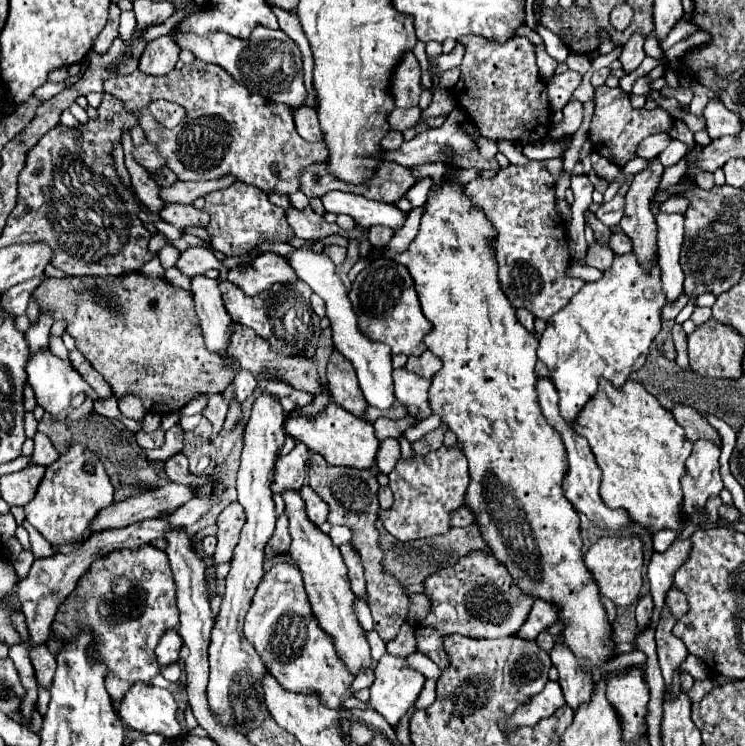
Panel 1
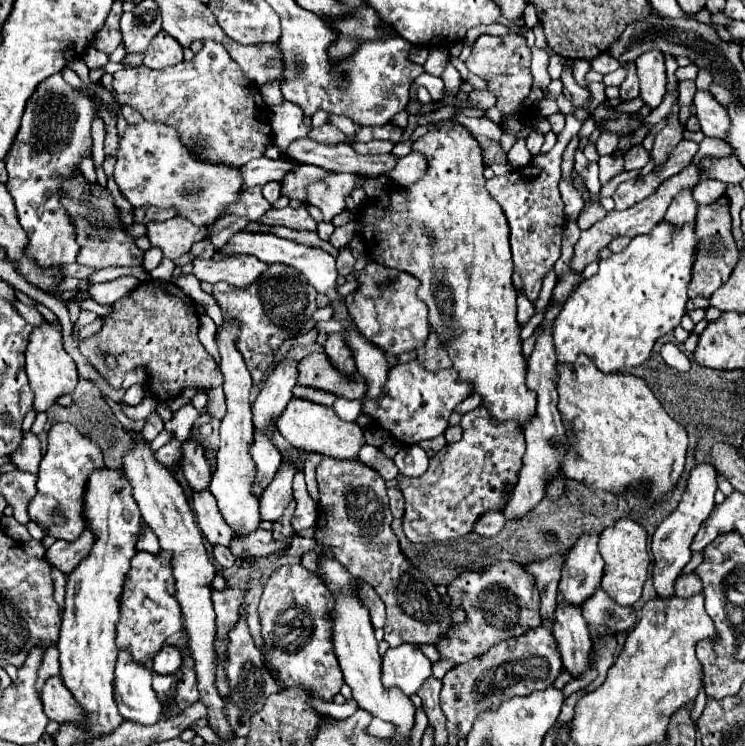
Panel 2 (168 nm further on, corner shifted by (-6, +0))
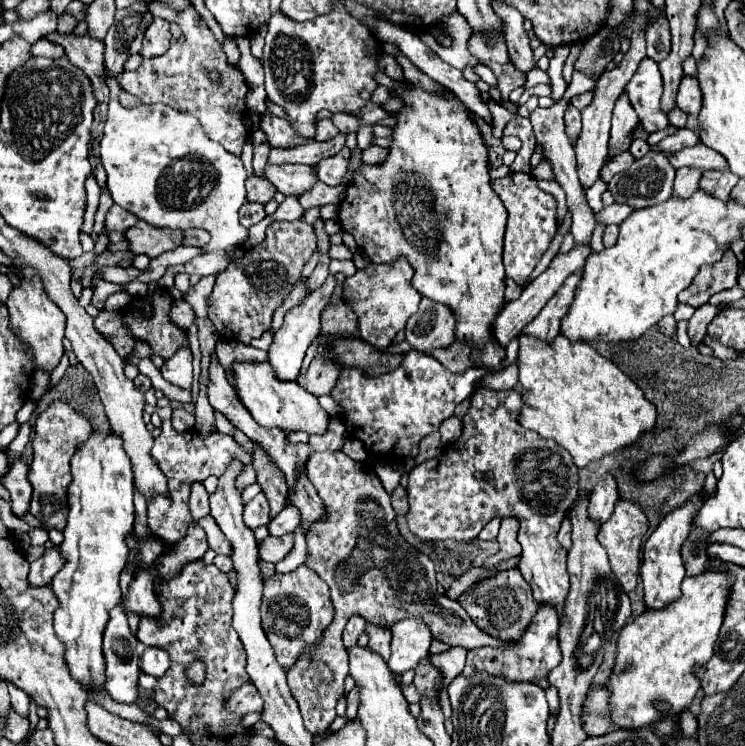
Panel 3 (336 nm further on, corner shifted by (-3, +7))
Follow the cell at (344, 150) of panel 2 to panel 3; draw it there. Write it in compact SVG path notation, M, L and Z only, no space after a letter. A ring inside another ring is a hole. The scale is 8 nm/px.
M266 113L260 121L262 131L268 135L268 143L272 147L290 147L294 145L296 139L300 139L300 135L296 131L292 131L292 125L280 117L274 117L270 113Z

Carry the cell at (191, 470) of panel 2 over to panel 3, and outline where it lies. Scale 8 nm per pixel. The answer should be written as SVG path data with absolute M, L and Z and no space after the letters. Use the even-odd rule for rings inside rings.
M200 481L192 483L192 489L190 489L190 511L192 511L194 521L198 521L200 517L204 517L204 515L210 513L208 491L204 489L204 485Z

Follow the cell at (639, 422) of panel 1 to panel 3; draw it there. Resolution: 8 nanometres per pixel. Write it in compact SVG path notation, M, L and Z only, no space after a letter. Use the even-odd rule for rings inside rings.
M520 335L518 369L522 385L520 393L524 401L520 423L526 429L534 429L544 439L552 439L568 449L578 469L590 465L592 461L600 461L610 453L628 449L644 435L644 431L652 431L656 427L656 407L644 397L644 393L640 393L638 385L630 377L626 377L612 361L604 359L590 345L572 343L564 335L558 335L554 343L544 343L534 337Z

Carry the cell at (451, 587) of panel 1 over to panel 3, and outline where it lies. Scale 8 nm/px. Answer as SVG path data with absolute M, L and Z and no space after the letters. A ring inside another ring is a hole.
M518 569L500 571L496 577L488 577L488 581L480 581L480 585L470 587L472 593L460 601L472 621L488 635L502 639L502 641L516 641L524 635L526 627L530 625L532 617L538 611L538 605L532 597L532 589L528 581L524 581L522 573Z

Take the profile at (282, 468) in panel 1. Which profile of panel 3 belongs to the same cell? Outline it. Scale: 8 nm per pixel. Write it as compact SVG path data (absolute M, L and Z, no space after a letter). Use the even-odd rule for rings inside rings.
M258 493L252 501L246 503L246 511L244 511L244 523L250 527L250 529L256 529L260 525L268 525L270 517L270 505L268 505L268 499L264 497L264 493Z

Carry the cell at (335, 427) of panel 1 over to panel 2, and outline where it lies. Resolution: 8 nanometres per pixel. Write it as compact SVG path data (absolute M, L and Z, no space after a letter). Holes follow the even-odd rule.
M291 398L287 408L275 420L277 432L295 448L305 452L319 452L329 458L351 460L359 454L359 448L365 444L363 430L357 422L343 422L329 406L321 406L303 398Z

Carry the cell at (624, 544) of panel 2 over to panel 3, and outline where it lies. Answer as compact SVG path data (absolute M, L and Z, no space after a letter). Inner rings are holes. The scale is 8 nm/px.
M618 501L616 507L614 507L612 517L600 527L600 533L598 533L598 541L608 551L612 573L618 577L618 581L624 587L626 593L634 591L636 583L638 583L640 545L642 545L642 537L644 537L646 529L648 529L648 519L642 513L642 509L638 505L632 505L630 501Z

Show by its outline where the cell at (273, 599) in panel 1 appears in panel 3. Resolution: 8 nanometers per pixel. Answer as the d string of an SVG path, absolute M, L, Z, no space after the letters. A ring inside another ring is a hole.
M300 565L292 573L276 573L264 581L262 597L262 627L270 645L274 647L276 659L284 669L290 669L300 651L314 647L324 637L324 629L332 623L334 609L328 593L328 585L306 565Z

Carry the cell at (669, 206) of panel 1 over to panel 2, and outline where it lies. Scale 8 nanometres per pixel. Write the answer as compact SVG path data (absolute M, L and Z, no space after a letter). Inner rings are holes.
M705 180L705 190L693 190L693 198L699 204L713 204L721 196L725 196L725 190L723 184L717 180Z

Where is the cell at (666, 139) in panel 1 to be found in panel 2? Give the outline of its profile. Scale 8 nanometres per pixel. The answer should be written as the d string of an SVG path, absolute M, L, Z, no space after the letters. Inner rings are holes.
M633 146L633 148L623 156L623 160L625 160L625 164L623 164L625 170L641 170L641 168L649 162L649 156L647 156L647 152L643 150L643 146Z

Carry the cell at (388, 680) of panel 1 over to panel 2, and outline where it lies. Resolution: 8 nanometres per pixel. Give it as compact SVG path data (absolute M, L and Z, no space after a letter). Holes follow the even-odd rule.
M415 644L389 648L383 656L383 686L401 688L407 696L415 694L423 680L431 676L431 662Z

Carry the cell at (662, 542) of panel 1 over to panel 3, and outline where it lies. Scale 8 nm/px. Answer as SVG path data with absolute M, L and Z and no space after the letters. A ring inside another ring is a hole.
M696 493L696 495L688 497L688 501L684 501L678 509L668 513L664 517L664 521L660 521L660 525L648 537L646 547L644 547L646 555L644 555L644 563L642 563L642 569L640 569L640 577L642 577L642 583L644 583L644 601L646 601L648 609L662 609L662 607L666 607L668 603L672 603L680 597L680 583L686 577L680 549L682 549L682 545L684 545L684 541L690 533L694 515L702 509L702 505L704 505L704 495L702 493Z

